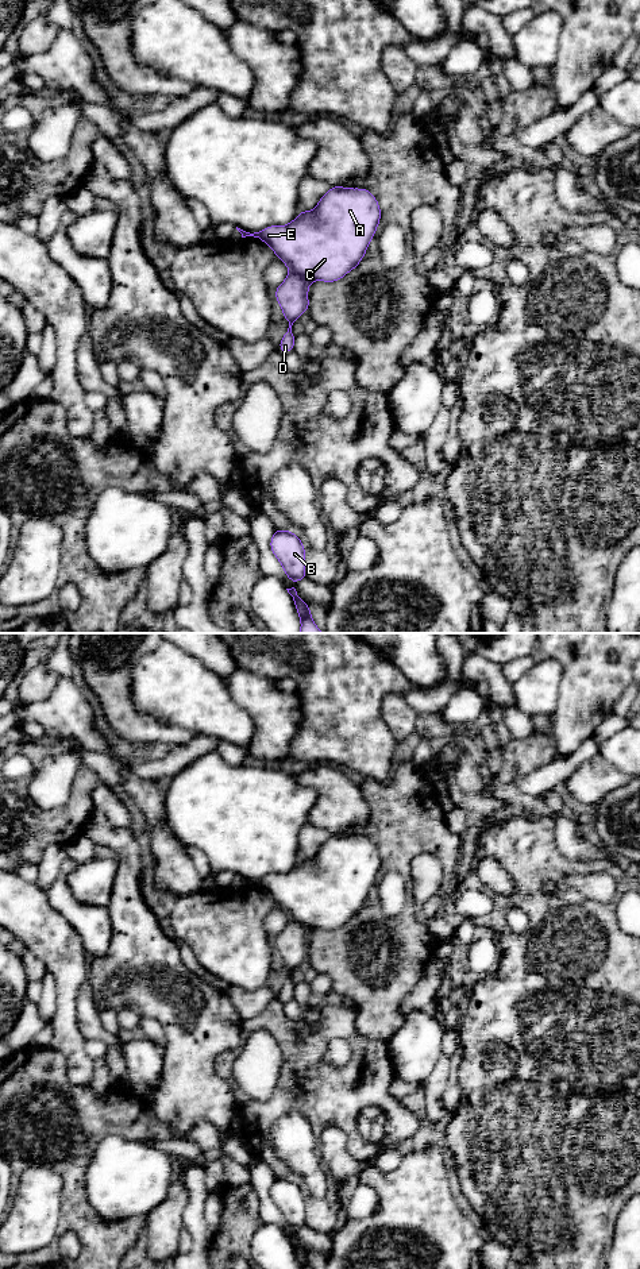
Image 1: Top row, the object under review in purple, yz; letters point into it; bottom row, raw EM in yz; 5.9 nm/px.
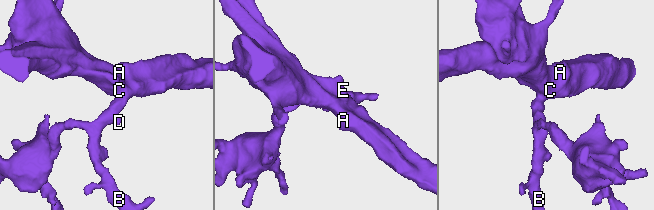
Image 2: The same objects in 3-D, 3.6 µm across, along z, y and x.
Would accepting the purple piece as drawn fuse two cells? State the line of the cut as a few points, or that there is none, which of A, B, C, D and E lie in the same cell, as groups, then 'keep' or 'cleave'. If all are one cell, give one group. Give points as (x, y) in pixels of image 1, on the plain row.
cut none; groups A B C D E; keep

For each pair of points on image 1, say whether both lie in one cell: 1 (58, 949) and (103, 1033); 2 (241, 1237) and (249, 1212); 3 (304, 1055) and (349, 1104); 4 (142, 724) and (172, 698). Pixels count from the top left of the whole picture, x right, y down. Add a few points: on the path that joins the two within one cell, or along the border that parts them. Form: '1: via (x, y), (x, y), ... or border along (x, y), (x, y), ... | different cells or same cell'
1: border along (87, 980), (76, 996), (76, 1019) | different cells
2: via (241, 1231), (241, 1221), (243, 1218) | same cell
3: via (311, 1067), (336, 1092) | same cell
4: border along (131, 691), (131, 699), (139, 712), (181, 728) | different cells

